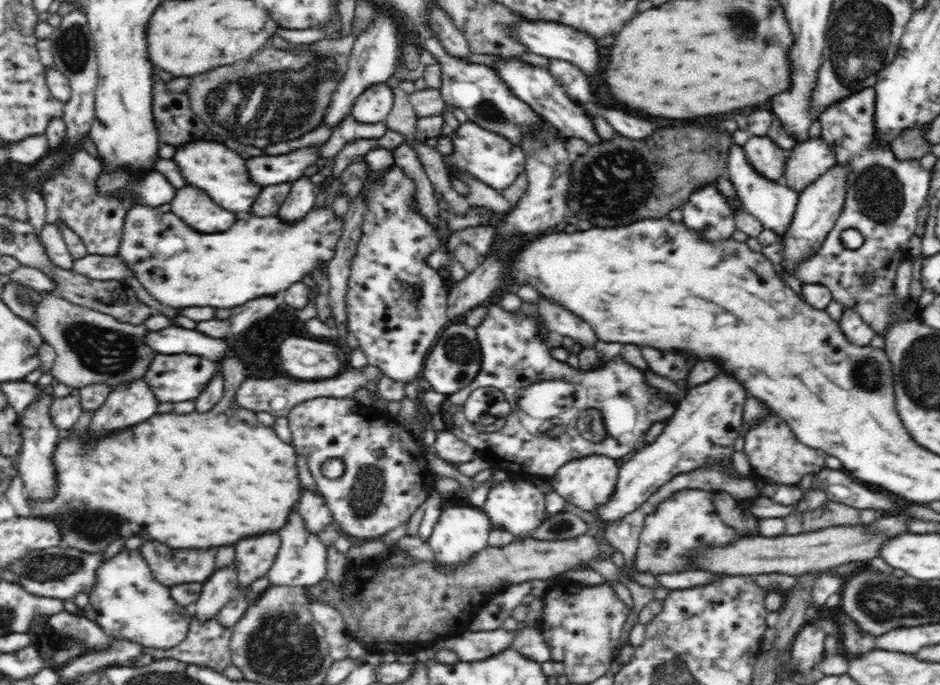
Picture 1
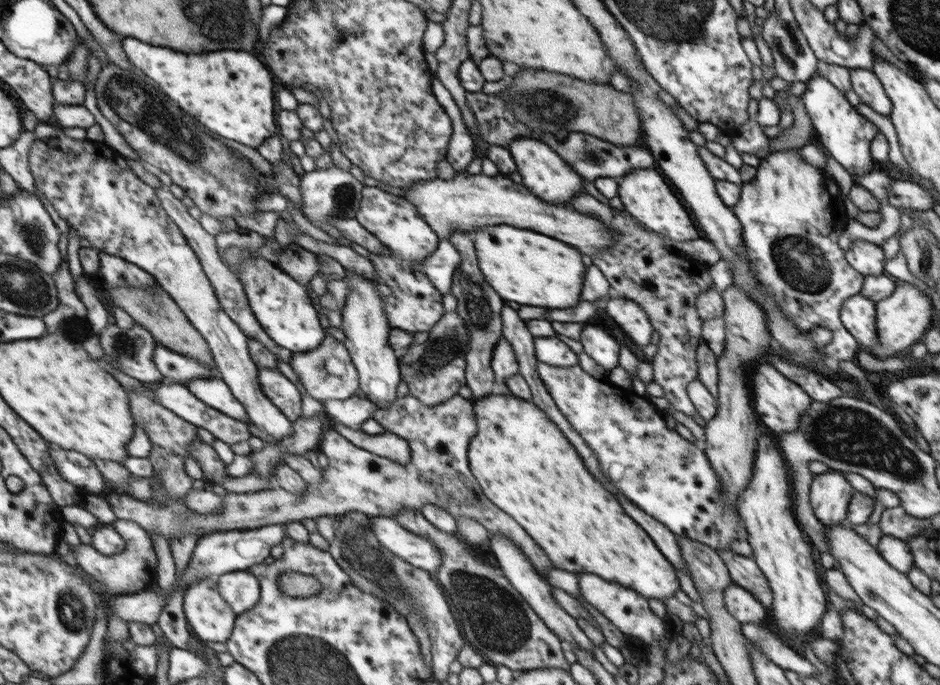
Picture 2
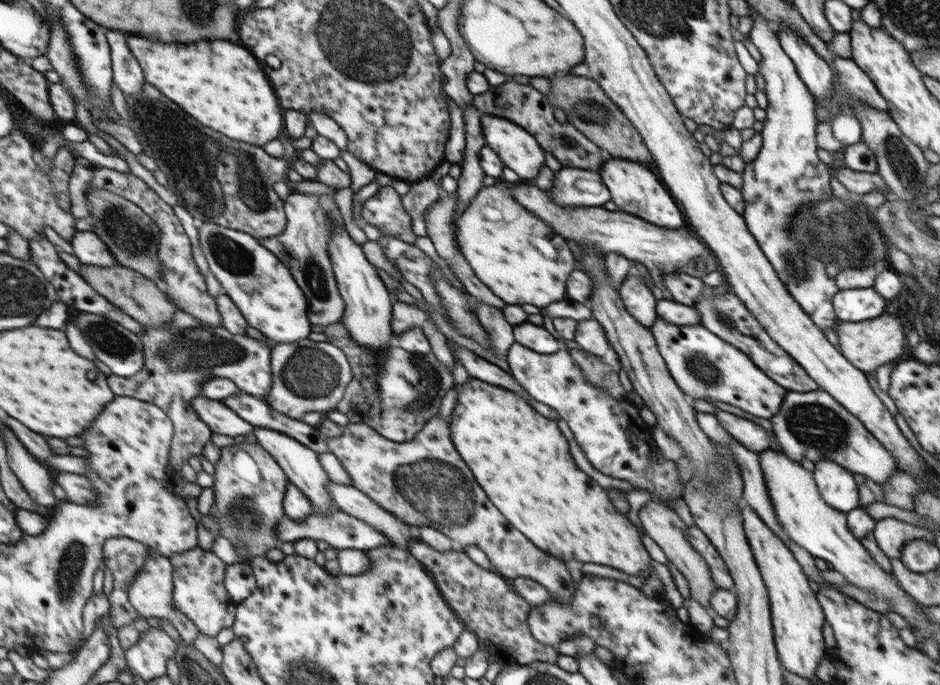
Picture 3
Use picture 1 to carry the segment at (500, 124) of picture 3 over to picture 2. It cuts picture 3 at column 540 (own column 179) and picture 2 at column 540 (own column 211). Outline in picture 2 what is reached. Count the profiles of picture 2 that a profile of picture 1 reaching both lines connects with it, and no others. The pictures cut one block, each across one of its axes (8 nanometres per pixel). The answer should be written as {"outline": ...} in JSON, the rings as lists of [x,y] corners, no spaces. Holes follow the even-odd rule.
{"outline":[[[518,138],[509,142],[507,149],[510,151],[514,162],[517,164],[517,171],[521,174],[523,184],[530,188],[530,191],[548,202],[571,202],[576,193],[586,190],[582,182],[582,176],[572,170],[570,164],[566,164],[556,152],[552,151],[541,141],[529,138]]]}

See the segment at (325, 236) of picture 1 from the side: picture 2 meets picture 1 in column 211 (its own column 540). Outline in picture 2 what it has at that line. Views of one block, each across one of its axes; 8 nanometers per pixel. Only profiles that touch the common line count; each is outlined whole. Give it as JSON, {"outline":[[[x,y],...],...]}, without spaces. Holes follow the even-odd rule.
{"outline":[[[482,226],[473,235],[478,264],[486,282],[504,300],[526,306],[576,306],[584,280],[584,262],[578,250],[544,234],[515,226]]]}

